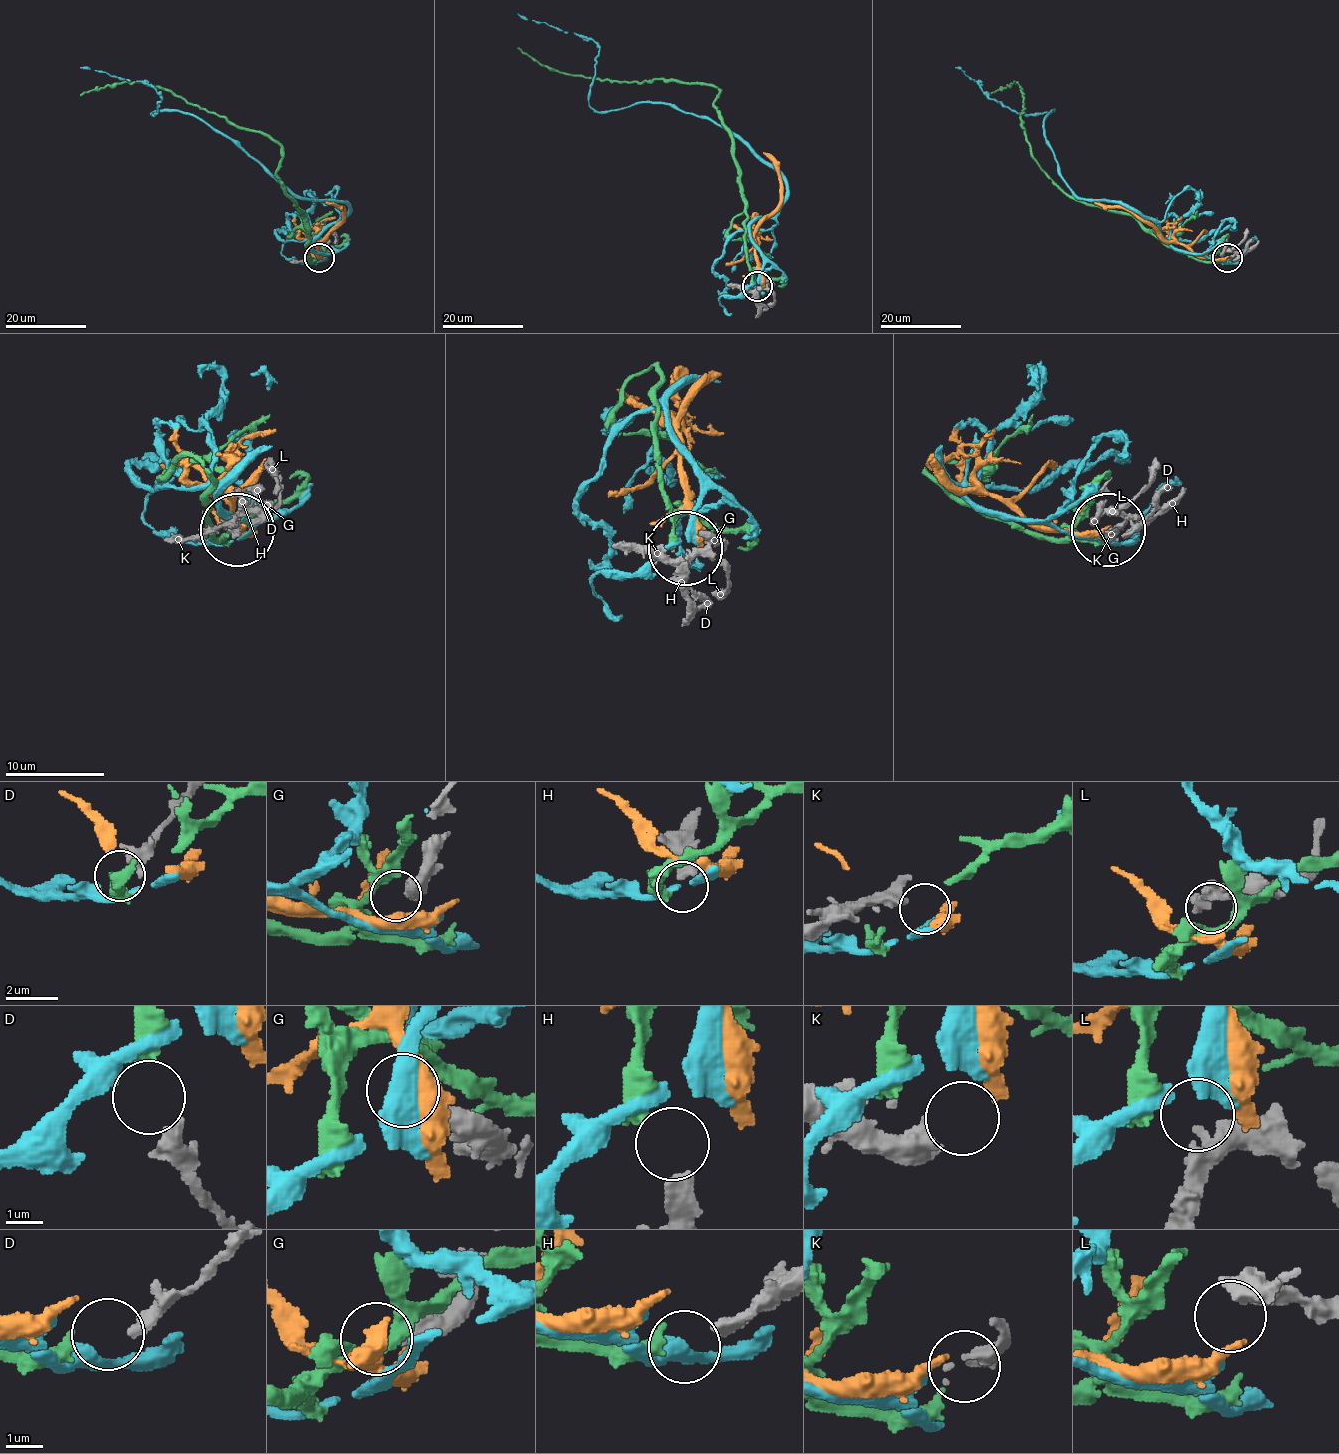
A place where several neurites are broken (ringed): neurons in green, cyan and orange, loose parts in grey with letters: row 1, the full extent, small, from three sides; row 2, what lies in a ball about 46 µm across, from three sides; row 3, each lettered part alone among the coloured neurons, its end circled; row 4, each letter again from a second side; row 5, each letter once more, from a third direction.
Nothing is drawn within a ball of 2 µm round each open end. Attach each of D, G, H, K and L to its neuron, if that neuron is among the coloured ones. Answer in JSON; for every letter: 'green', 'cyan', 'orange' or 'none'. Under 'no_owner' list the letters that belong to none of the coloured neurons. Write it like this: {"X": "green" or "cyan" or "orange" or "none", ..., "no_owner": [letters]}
{"D": "green", "G": "none", "H": "none", "K": "orange", "L": "none", "no_owner": ["G", "H", "L"]}

